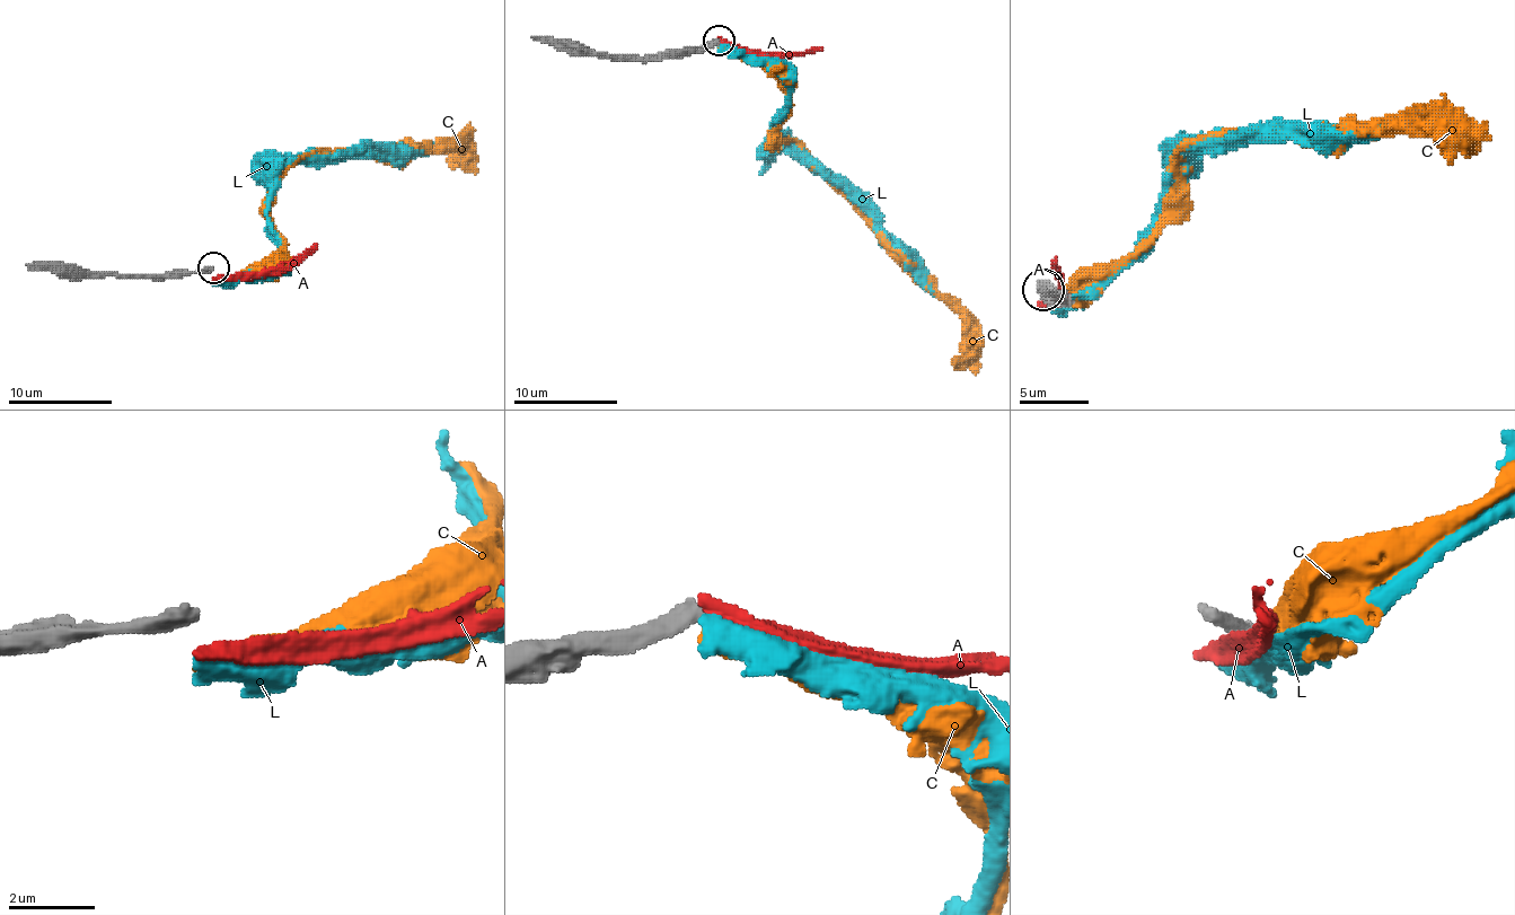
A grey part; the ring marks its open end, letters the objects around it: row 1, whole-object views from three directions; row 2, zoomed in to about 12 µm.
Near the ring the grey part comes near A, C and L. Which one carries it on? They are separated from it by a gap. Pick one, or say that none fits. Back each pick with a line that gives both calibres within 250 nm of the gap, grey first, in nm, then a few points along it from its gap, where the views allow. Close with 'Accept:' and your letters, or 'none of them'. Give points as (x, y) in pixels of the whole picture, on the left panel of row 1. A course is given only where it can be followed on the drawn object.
Accept: none of them

